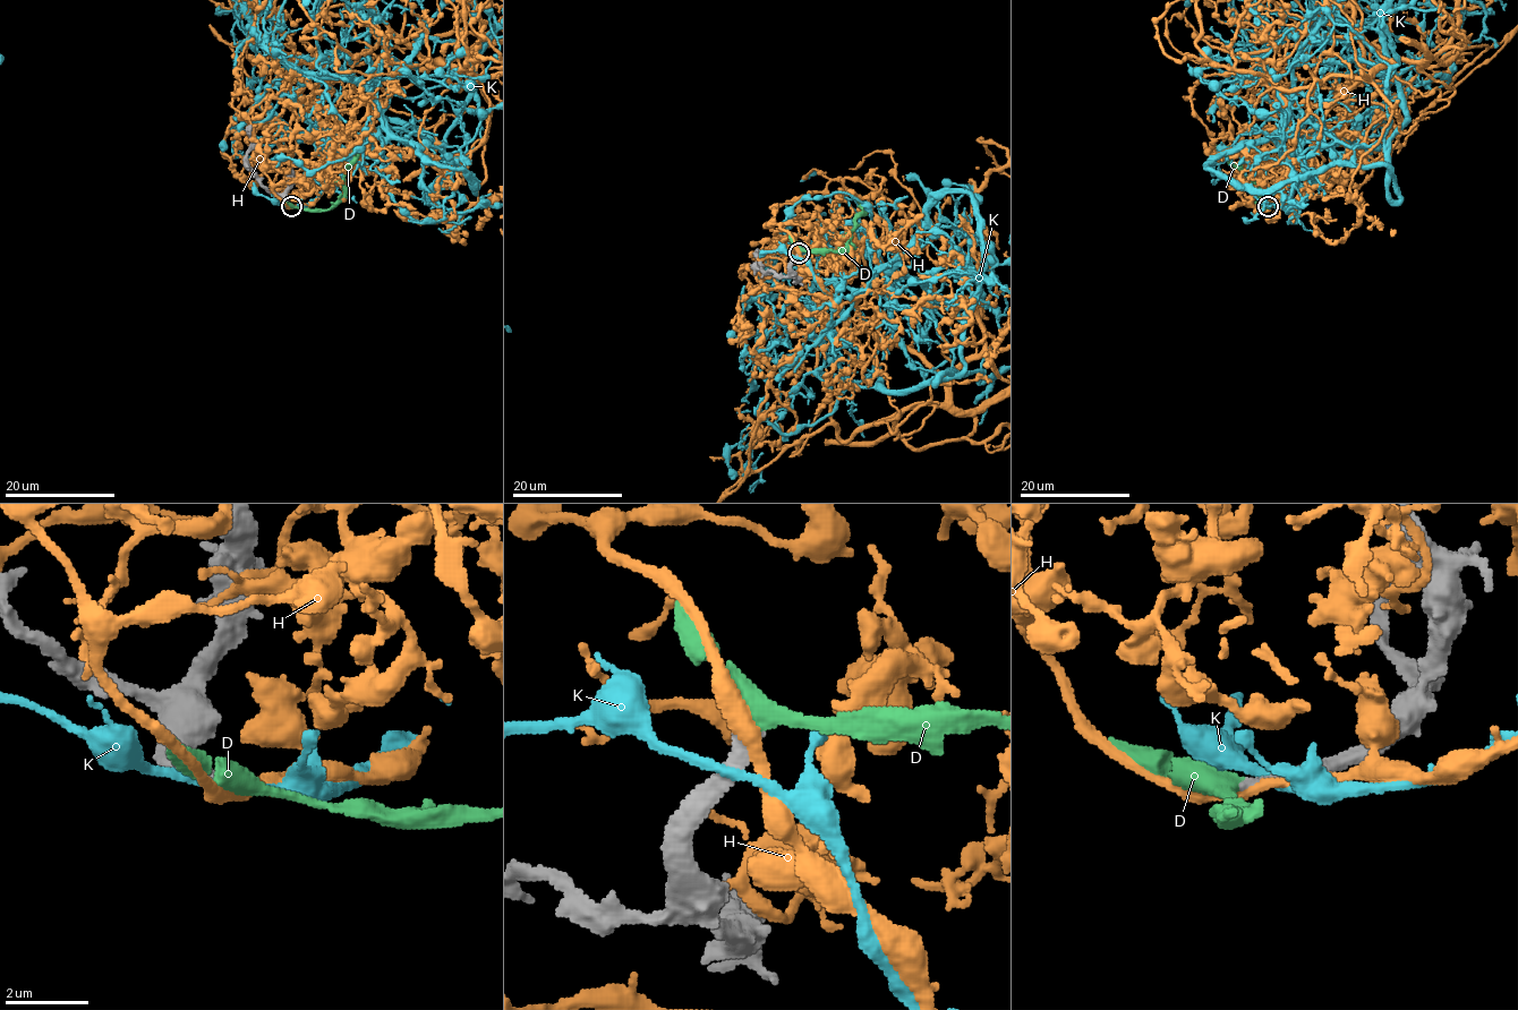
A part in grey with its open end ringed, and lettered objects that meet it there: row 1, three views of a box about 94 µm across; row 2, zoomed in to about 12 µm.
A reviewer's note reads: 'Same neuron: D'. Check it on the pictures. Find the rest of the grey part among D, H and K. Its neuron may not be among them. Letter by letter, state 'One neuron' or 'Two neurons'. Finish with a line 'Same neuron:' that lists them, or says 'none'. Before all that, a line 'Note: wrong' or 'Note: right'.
Note: right
D: One neuron
H: Two neurons
K: Two neurons
Same neuron: D

